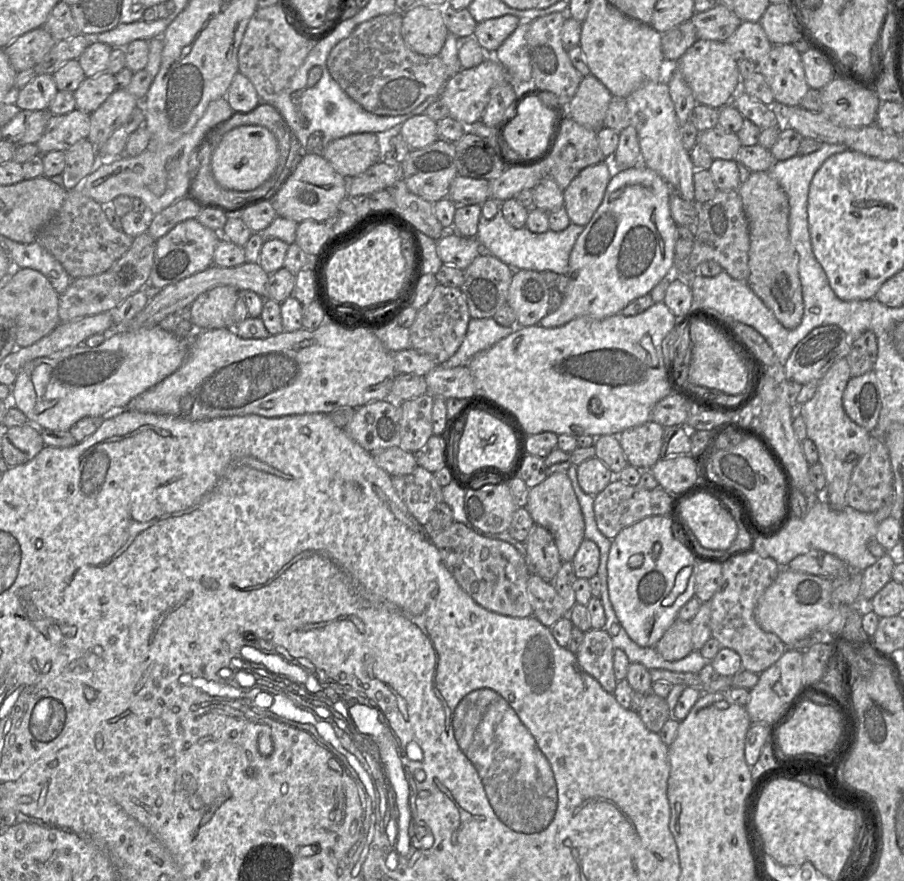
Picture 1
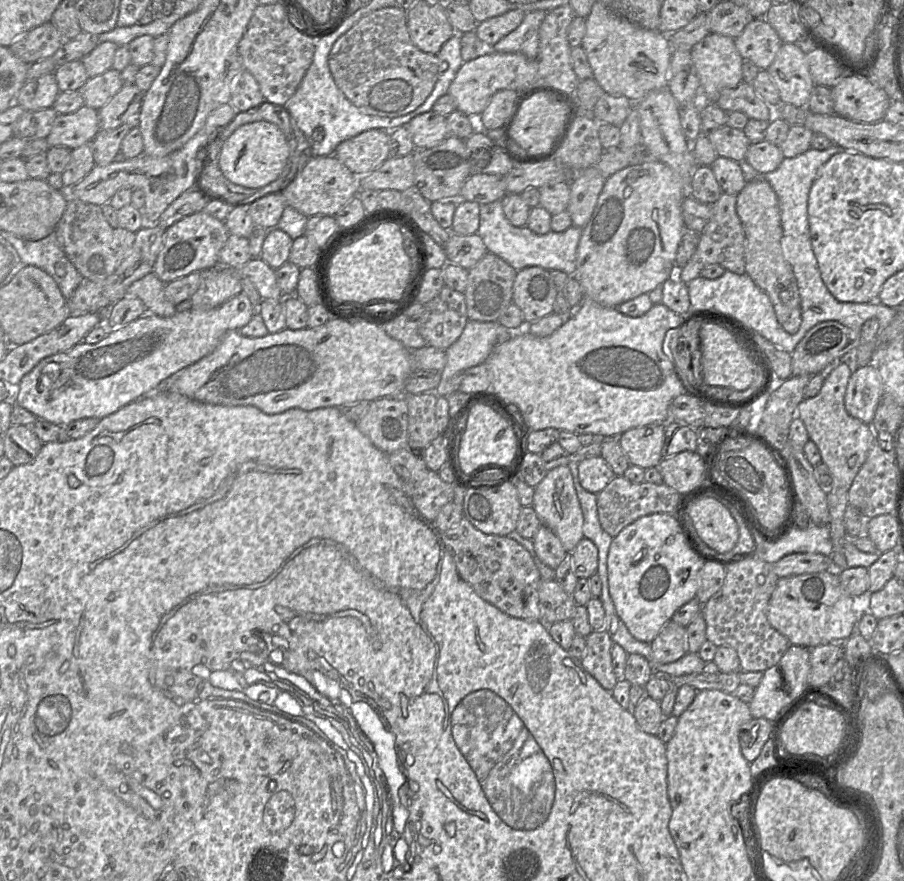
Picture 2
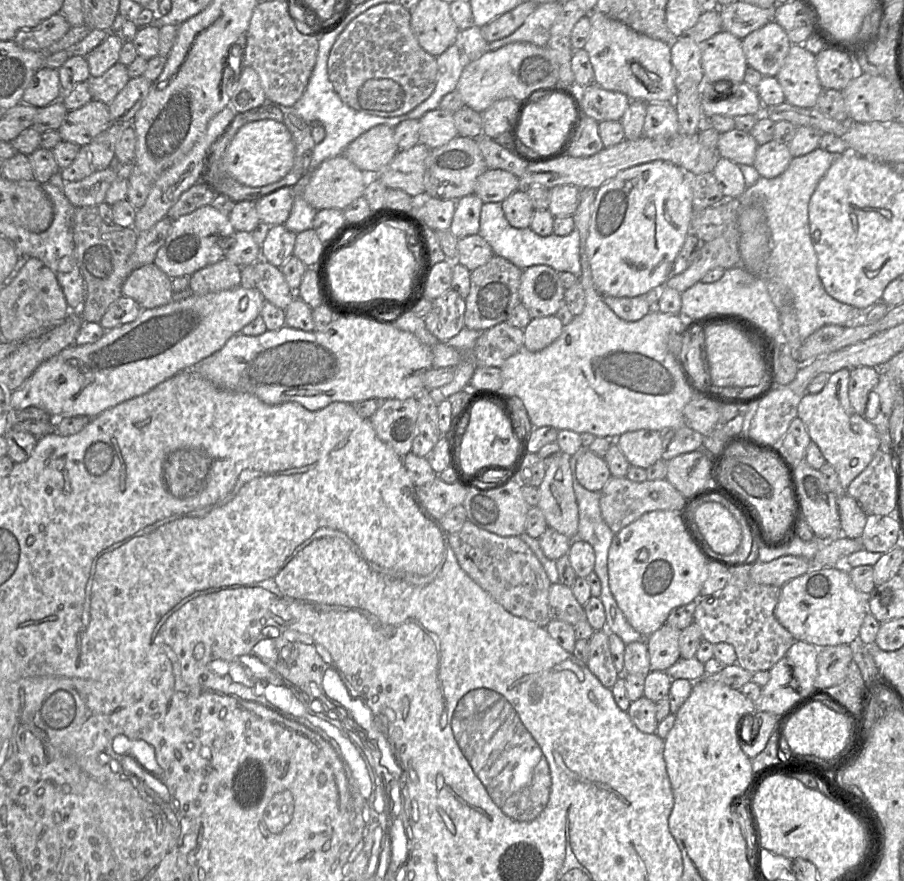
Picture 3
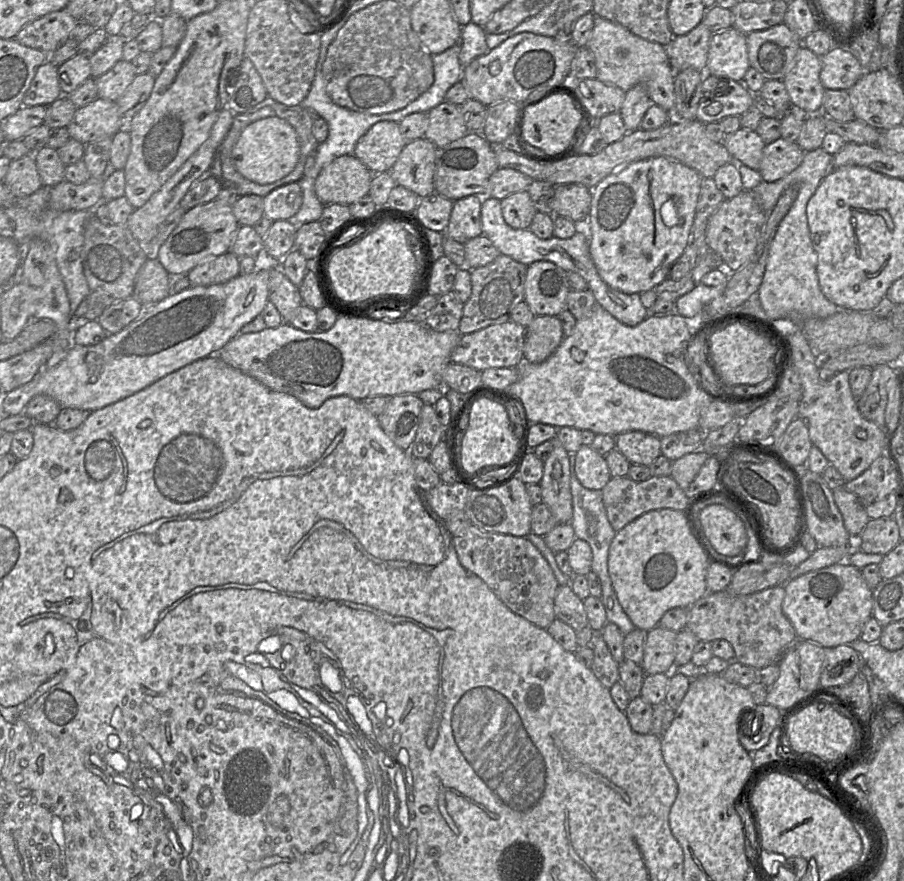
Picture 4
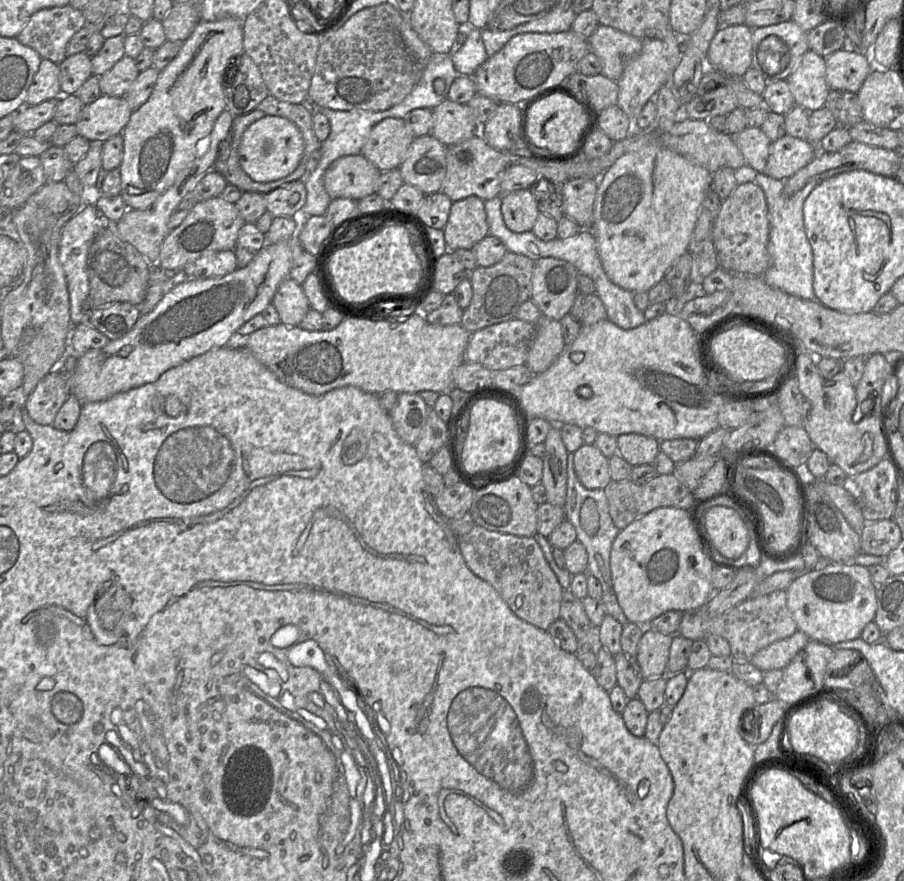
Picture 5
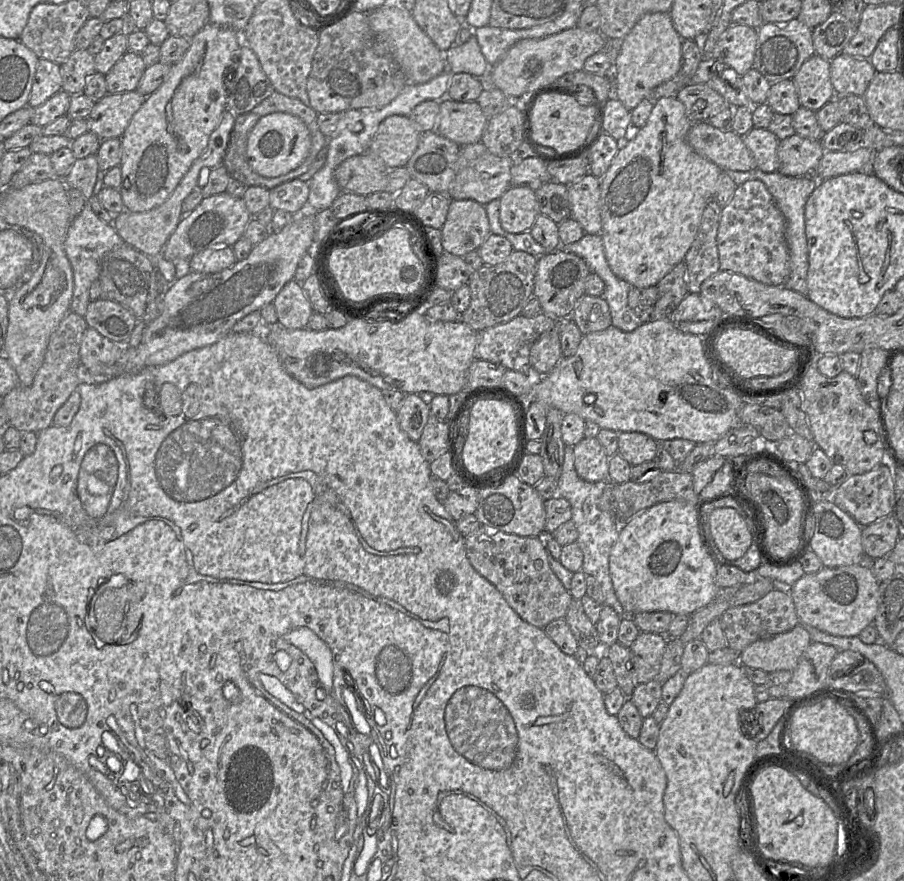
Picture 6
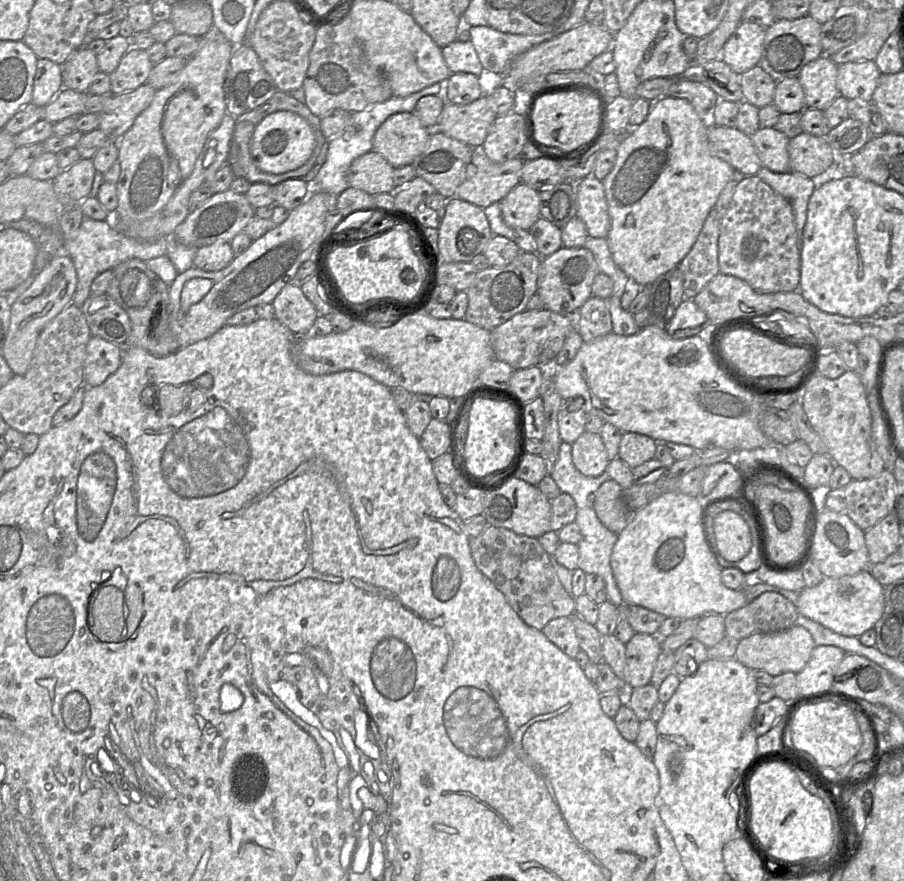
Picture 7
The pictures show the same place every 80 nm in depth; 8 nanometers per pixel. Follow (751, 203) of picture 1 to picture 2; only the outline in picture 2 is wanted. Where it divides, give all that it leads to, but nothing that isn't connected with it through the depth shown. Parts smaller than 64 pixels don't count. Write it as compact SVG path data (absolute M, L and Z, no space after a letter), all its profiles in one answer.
M760 175L747 182L737 195L736 212L745 233L745 273L768 295L782 328L795 334L801 325L801 300L792 267L782 253L779 202L770 183Z

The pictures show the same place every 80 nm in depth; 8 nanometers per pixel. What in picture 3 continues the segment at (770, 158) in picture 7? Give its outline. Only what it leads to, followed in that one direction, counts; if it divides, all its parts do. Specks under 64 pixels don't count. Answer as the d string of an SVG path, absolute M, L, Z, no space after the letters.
M739 129L720 133L717 152L720 157L741 165L753 165L758 148L757 141L750 134Z

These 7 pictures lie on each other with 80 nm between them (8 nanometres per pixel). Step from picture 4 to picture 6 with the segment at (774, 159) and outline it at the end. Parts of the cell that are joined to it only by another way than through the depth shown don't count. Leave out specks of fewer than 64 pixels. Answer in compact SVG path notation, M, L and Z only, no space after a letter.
M795 133L779 141L777 172L790 177L812 175L824 152L819 140L808 139Z

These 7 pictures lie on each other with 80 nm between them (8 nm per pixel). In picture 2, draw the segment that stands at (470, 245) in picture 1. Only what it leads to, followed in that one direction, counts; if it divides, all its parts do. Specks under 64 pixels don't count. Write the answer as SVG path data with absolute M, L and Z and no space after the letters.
M451 234L444 251L449 263L457 264L466 270L475 266L488 253L482 238L477 234Z

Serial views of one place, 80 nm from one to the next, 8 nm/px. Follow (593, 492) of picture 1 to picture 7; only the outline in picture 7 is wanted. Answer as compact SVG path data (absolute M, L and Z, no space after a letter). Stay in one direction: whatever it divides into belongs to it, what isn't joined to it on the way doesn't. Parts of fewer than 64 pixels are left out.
M582 433L572 444L572 460L576 469L586 477L603 474L610 461L600 433Z

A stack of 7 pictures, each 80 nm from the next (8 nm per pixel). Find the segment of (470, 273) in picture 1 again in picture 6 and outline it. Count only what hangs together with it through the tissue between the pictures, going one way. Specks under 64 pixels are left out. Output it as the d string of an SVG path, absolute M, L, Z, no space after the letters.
M513 250L500 264L484 265L470 276L468 285L471 292L470 305L460 319L477 332L505 323L520 315L523 308L534 296L534 279L538 258L523 251Z

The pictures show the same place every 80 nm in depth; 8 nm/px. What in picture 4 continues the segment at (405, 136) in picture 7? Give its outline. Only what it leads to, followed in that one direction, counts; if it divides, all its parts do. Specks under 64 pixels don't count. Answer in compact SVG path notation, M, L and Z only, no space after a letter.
M380 121L359 139L353 155L373 174L389 172L406 144L399 123Z

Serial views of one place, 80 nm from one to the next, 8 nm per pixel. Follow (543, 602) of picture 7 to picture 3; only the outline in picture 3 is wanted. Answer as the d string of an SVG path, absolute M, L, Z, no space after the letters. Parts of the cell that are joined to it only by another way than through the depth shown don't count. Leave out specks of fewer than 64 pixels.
M467 520L459 531L449 533L449 544L460 567L511 614L546 627L551 621L551 582L538 558L519 536L499 536Z

